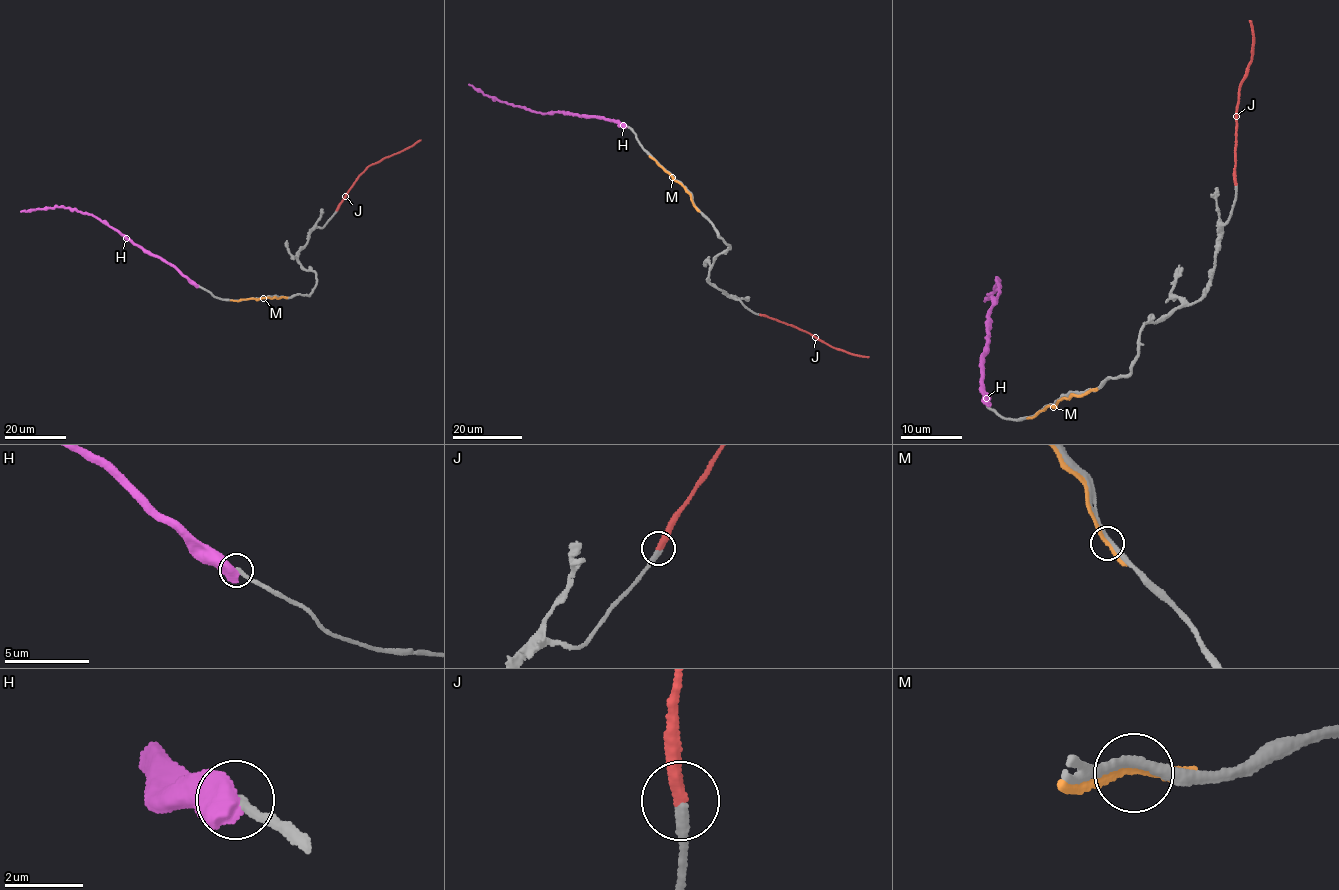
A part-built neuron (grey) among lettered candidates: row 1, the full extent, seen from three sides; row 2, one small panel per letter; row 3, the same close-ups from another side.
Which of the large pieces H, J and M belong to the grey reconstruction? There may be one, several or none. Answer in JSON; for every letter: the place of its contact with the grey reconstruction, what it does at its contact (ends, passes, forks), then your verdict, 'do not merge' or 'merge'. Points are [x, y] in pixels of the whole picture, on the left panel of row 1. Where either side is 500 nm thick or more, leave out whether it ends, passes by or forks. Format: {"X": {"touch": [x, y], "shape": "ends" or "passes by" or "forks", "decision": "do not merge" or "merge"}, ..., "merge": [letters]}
{"H": {"touch": [197, 285], "decision": "do not merge"}, "J": {"touch": [336, 210], "shape": "ends", "decision": "merge"}, "M": {"touch": [282, 297], "shape": "passes by", "decision": "do not merge"}, "merge": ["J"]}

